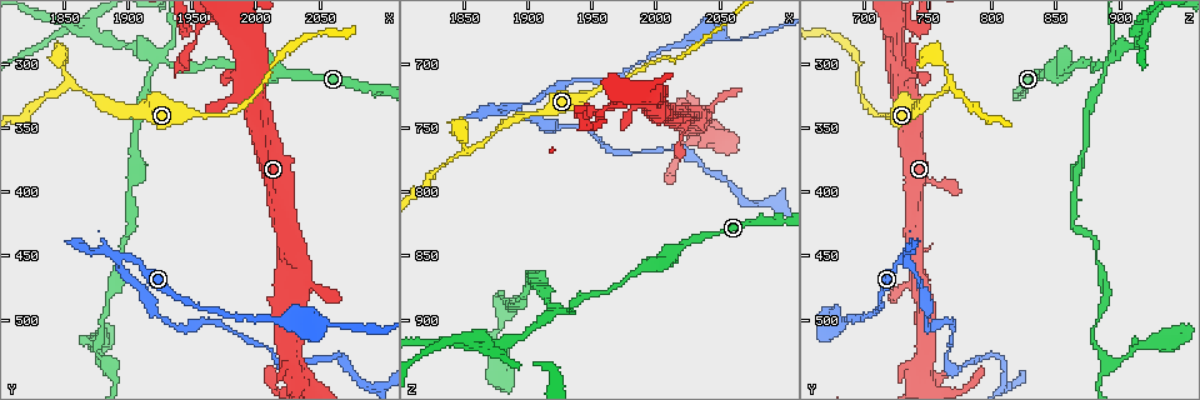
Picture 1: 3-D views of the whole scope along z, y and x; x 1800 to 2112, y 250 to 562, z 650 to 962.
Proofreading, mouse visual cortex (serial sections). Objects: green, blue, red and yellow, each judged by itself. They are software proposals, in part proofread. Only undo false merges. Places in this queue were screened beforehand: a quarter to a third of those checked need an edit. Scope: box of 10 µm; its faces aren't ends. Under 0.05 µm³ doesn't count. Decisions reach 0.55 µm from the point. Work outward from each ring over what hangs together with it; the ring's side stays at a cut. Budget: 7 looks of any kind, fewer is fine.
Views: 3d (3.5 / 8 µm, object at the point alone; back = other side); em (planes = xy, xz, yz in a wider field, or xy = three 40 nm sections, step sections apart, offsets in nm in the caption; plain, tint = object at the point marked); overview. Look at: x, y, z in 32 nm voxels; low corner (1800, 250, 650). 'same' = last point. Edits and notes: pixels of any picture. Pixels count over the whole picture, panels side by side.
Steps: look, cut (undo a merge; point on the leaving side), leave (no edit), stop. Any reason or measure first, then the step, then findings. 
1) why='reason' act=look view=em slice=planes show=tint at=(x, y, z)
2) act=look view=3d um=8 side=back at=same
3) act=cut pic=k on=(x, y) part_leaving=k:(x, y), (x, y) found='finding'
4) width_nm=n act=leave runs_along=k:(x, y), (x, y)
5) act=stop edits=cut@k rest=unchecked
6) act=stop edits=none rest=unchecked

why='sharp bend' act=look view=3d um=3.5 at=(1926, 296, 892)

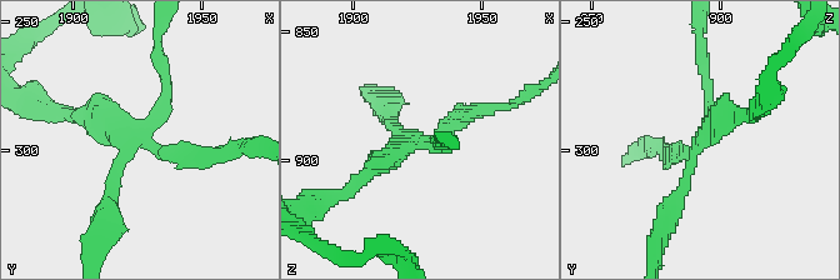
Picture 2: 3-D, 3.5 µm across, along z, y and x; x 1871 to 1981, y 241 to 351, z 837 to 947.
arms=4 arm_widths_nm=150,150,200,250 why='need the tissue' act=look view=em slice=xy step=1 show=plain at=(1925, 295, 893)

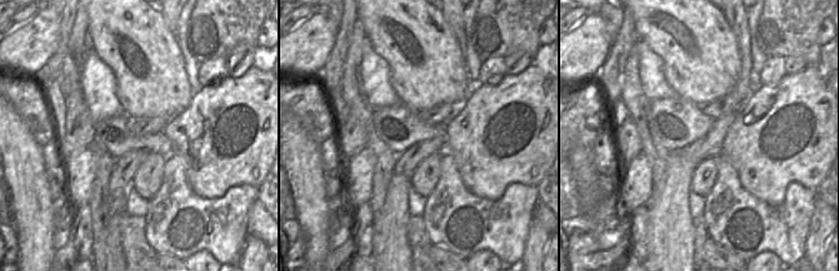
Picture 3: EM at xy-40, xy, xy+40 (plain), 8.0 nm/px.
why='with the object marked' act=look view=em slice=xy step=1 show=tint at=same

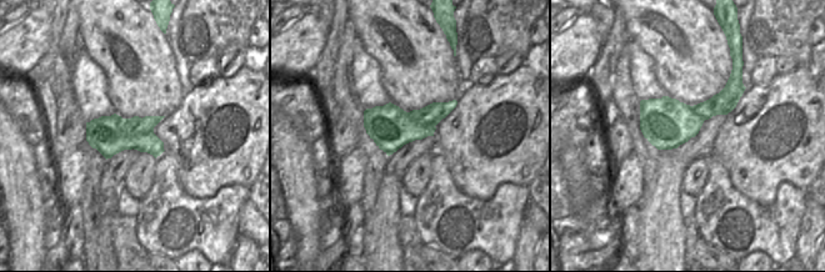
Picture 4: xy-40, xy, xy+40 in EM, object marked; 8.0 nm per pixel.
act=cut pic=2 on=(708, 83) found='two cells meet here'

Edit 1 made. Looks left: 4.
why='sudden change in width' act=look view=3d um=3.5 at=(1964, 338, 718)

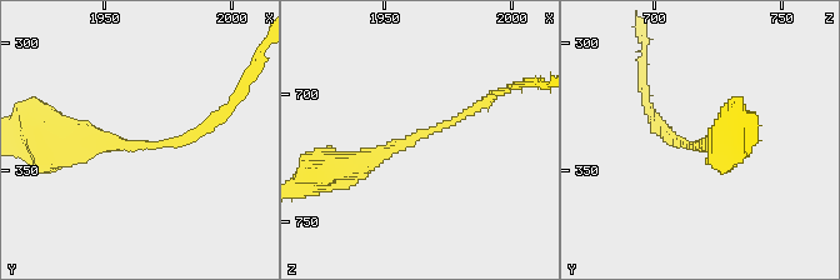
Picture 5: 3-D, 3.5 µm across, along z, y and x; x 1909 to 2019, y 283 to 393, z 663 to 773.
act=look view=em slice=xy step=3 show=plain at=(1964, 339, 718)

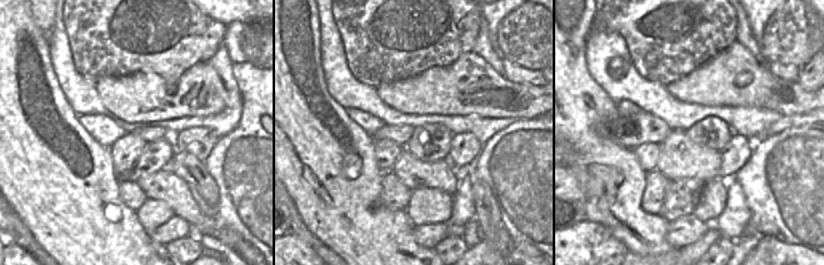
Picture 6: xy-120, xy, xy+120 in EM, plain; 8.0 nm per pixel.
act=look view=em slice=xy step=3 show=tint at=same

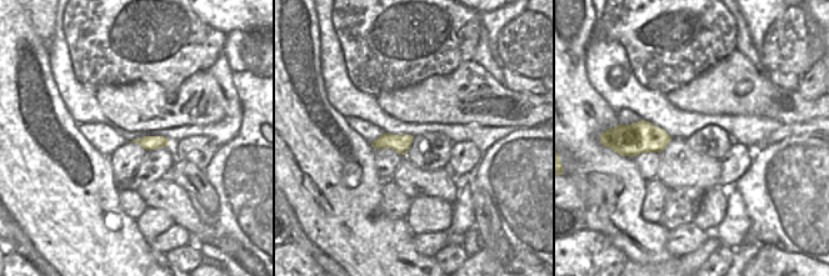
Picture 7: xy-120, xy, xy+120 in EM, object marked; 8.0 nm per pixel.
width_nm=140 act=leave runs_along=5:(340, 169), (416, 140), (485, 101) found='continuous, no second cell'

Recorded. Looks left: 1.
act=stop edits=cut@2 rest=unchecked

